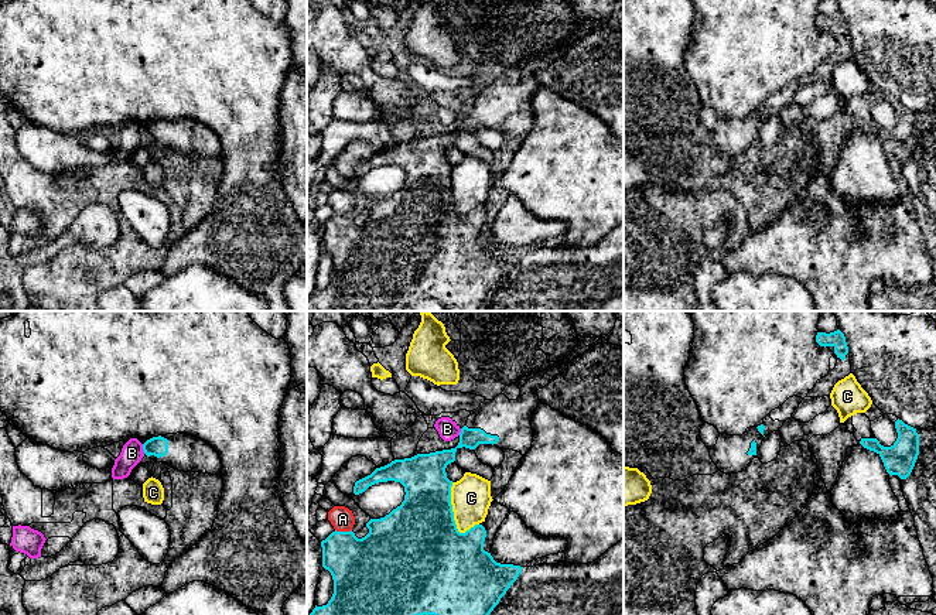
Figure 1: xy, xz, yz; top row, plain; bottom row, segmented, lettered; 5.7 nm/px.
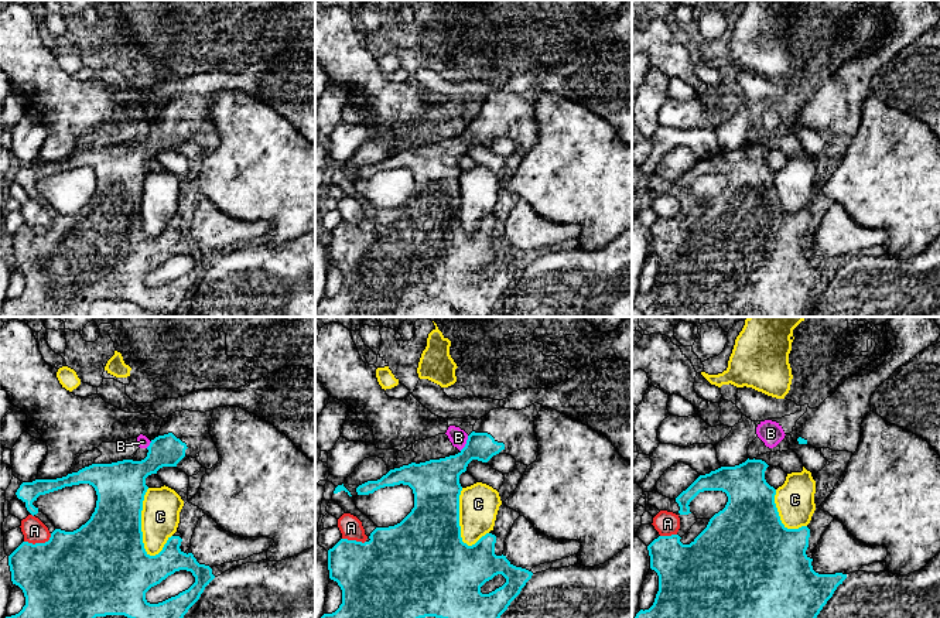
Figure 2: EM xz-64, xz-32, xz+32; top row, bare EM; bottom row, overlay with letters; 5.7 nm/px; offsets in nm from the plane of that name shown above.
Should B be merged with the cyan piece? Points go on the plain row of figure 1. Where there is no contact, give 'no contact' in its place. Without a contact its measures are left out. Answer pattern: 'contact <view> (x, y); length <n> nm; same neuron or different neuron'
contact xy (143, 132); length 60 nm; different neuron

